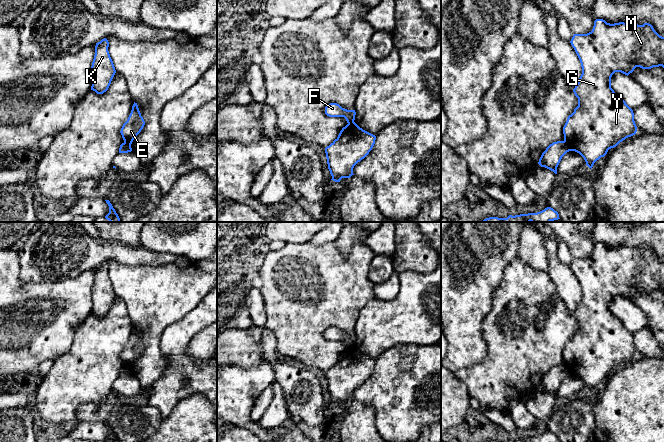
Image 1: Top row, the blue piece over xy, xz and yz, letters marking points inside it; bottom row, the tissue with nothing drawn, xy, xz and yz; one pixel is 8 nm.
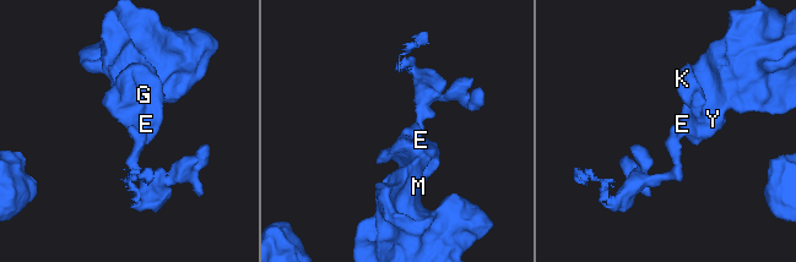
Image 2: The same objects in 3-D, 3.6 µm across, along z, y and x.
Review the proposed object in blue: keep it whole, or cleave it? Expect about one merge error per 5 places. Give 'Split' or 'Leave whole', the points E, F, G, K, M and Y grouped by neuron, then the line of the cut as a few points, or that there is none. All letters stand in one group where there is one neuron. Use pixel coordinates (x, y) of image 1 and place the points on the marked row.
Split. Groups: E G K M Y / F. Split along yz (564, 140), (569, 150)

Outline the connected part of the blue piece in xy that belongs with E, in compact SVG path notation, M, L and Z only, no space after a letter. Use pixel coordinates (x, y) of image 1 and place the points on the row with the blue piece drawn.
M134 102L131 113L127 121L121 128L121 135L124 143L132 144L134 138L141 132L145 125L145 121L141 116L137 103Z

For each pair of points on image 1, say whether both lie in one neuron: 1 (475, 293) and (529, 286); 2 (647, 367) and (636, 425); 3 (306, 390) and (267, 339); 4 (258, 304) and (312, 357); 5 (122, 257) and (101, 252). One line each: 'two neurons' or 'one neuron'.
1: two neurons
2: one neuron
3: one neuron
4: two neurons
5: one neuron

